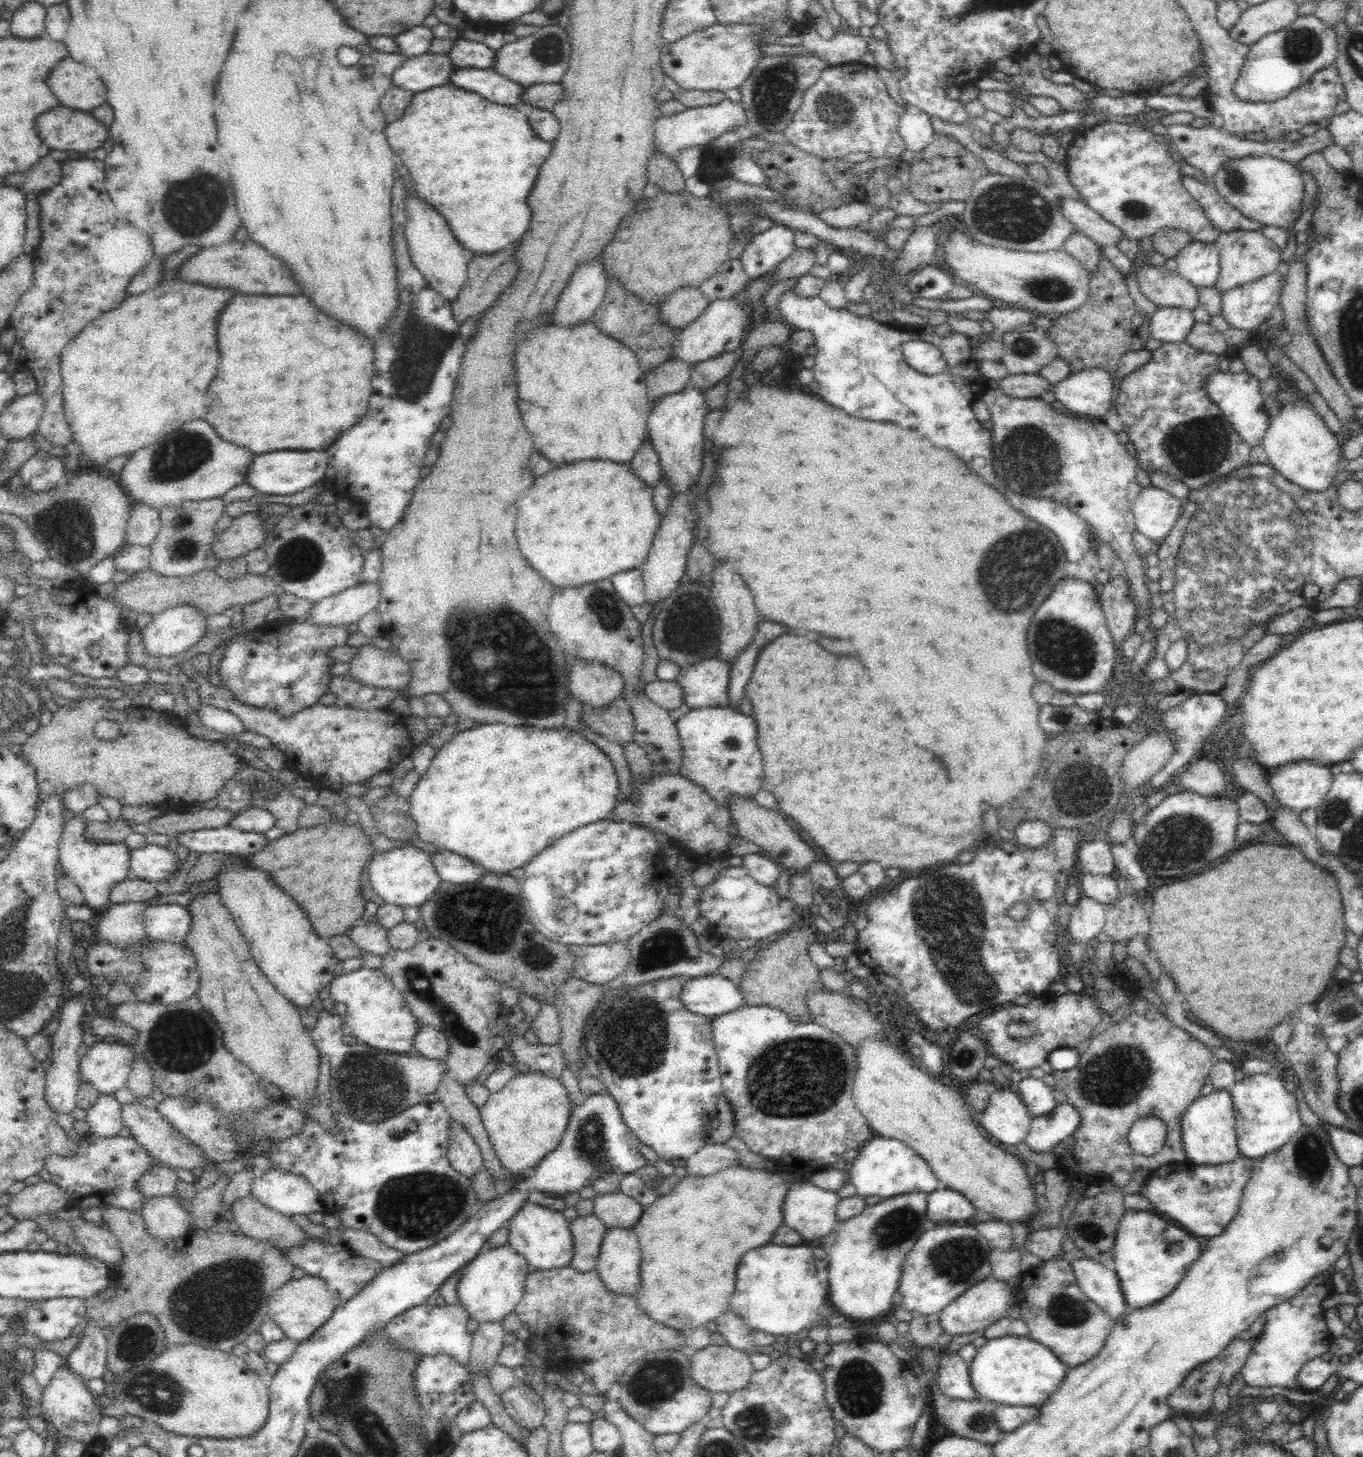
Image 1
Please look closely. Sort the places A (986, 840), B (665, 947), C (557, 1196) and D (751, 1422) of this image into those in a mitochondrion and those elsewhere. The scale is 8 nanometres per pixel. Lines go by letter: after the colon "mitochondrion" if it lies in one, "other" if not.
A: other
B: mitochondrion
C: other
D: mitochondrion

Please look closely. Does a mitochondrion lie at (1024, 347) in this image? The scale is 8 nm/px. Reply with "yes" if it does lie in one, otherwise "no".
yes

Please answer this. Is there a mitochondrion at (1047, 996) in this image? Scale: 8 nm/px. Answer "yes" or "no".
no

